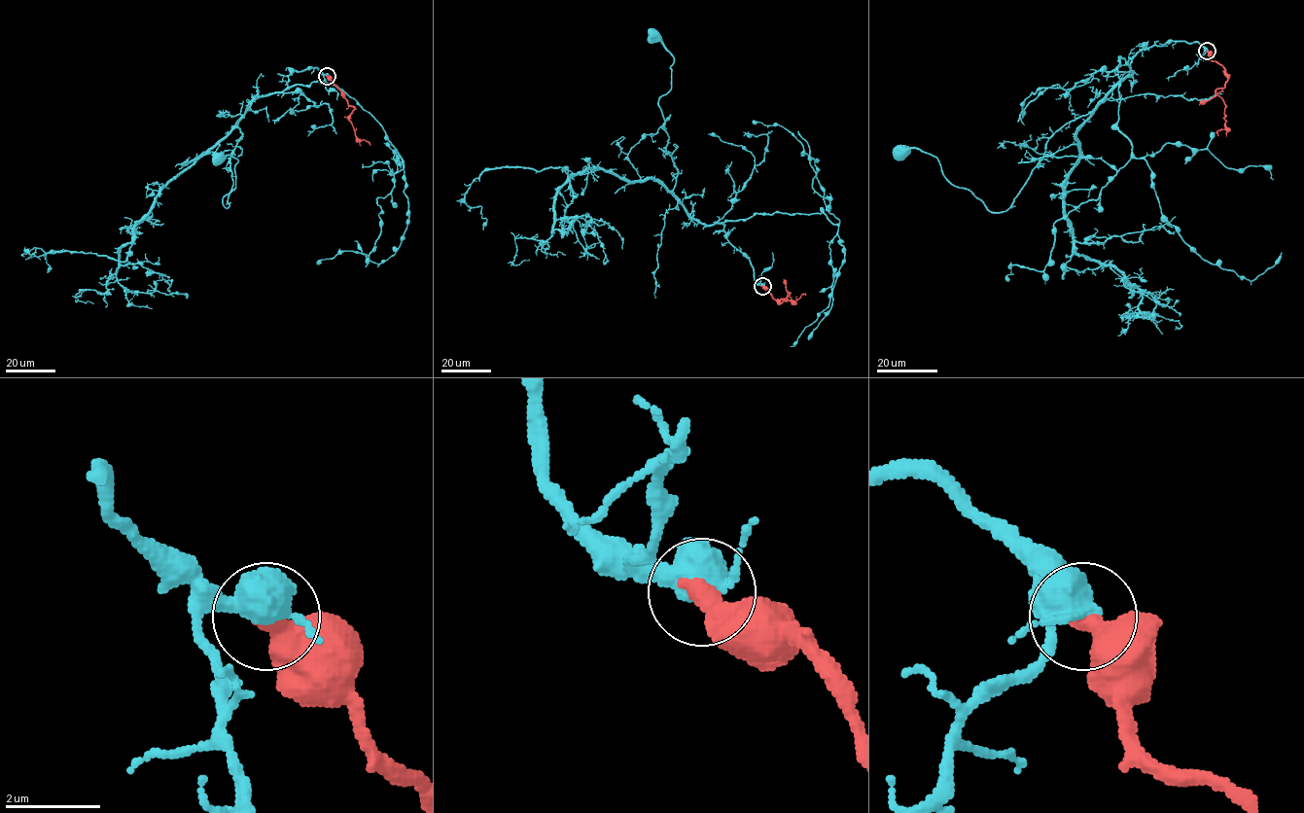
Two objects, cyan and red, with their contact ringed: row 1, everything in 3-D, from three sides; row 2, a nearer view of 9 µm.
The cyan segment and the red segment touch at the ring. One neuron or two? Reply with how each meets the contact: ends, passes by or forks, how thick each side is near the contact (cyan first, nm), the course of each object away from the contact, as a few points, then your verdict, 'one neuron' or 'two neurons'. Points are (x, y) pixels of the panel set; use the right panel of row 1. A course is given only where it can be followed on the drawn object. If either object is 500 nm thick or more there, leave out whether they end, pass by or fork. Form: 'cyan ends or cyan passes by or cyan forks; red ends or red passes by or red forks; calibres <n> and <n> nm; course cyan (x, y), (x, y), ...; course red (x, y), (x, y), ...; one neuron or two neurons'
calibres 440 and 500 nm; course cyan (1207, 51), (1184, 41), (1144, 48), (1133, 72), (1048, 139), (1004, 211), (955, 187), (935, 157), (900, 151); course red (1207, 51), (1223, 68), (1227, 78), (1224, 88), (1215, 90), (1225, 109), (1225, 128), (1217, 131), (1218, 136); one neuron

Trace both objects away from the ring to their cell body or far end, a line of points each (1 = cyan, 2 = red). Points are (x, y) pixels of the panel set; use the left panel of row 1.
1: (327, 76), (294, 71), (287, 87), (253, 101), (237, 124), (226, 208), (238, 160), (217, 158)
2: (327, 76), (354, 108), (348, 119), (355, 134), (370, 145)

